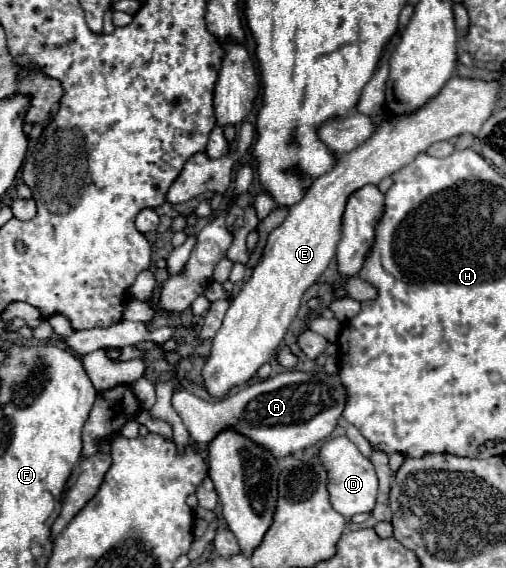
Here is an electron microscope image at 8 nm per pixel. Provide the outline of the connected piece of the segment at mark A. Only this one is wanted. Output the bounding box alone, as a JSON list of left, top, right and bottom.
[173,369,345,459]

